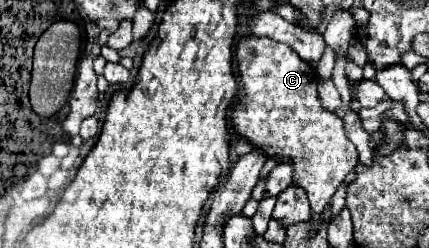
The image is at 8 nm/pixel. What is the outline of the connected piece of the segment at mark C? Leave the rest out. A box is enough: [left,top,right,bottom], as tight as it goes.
[230,34,358,216]

